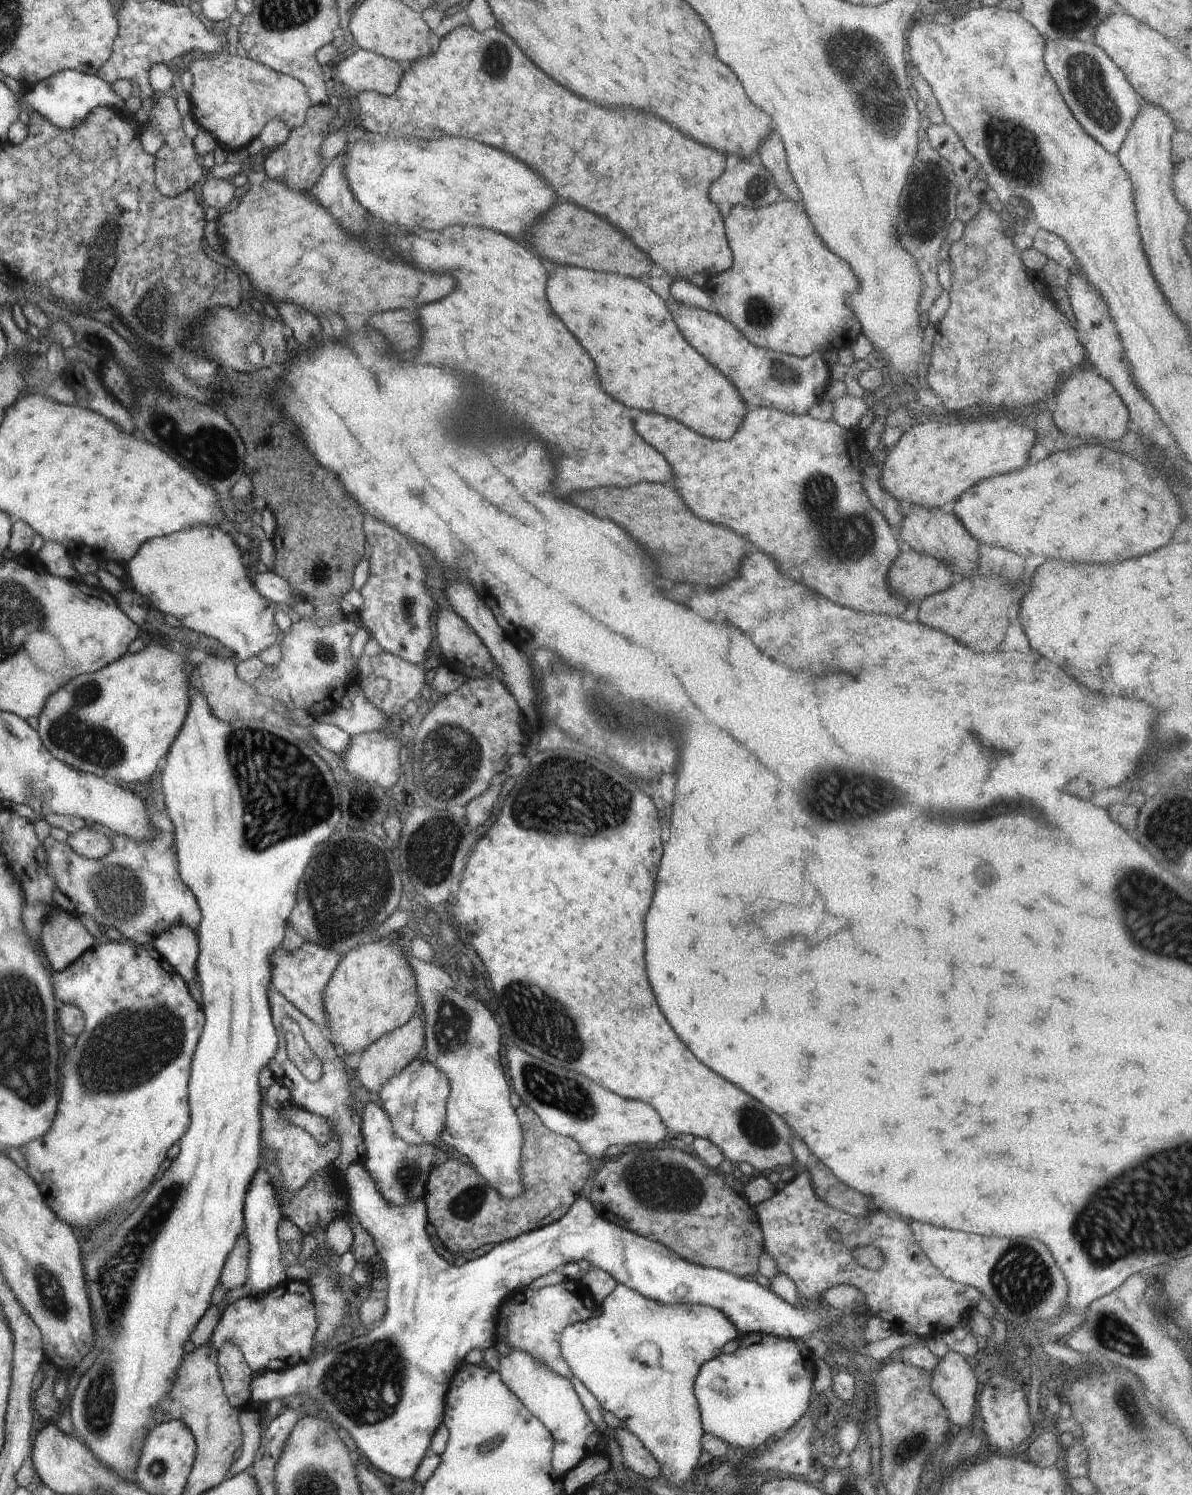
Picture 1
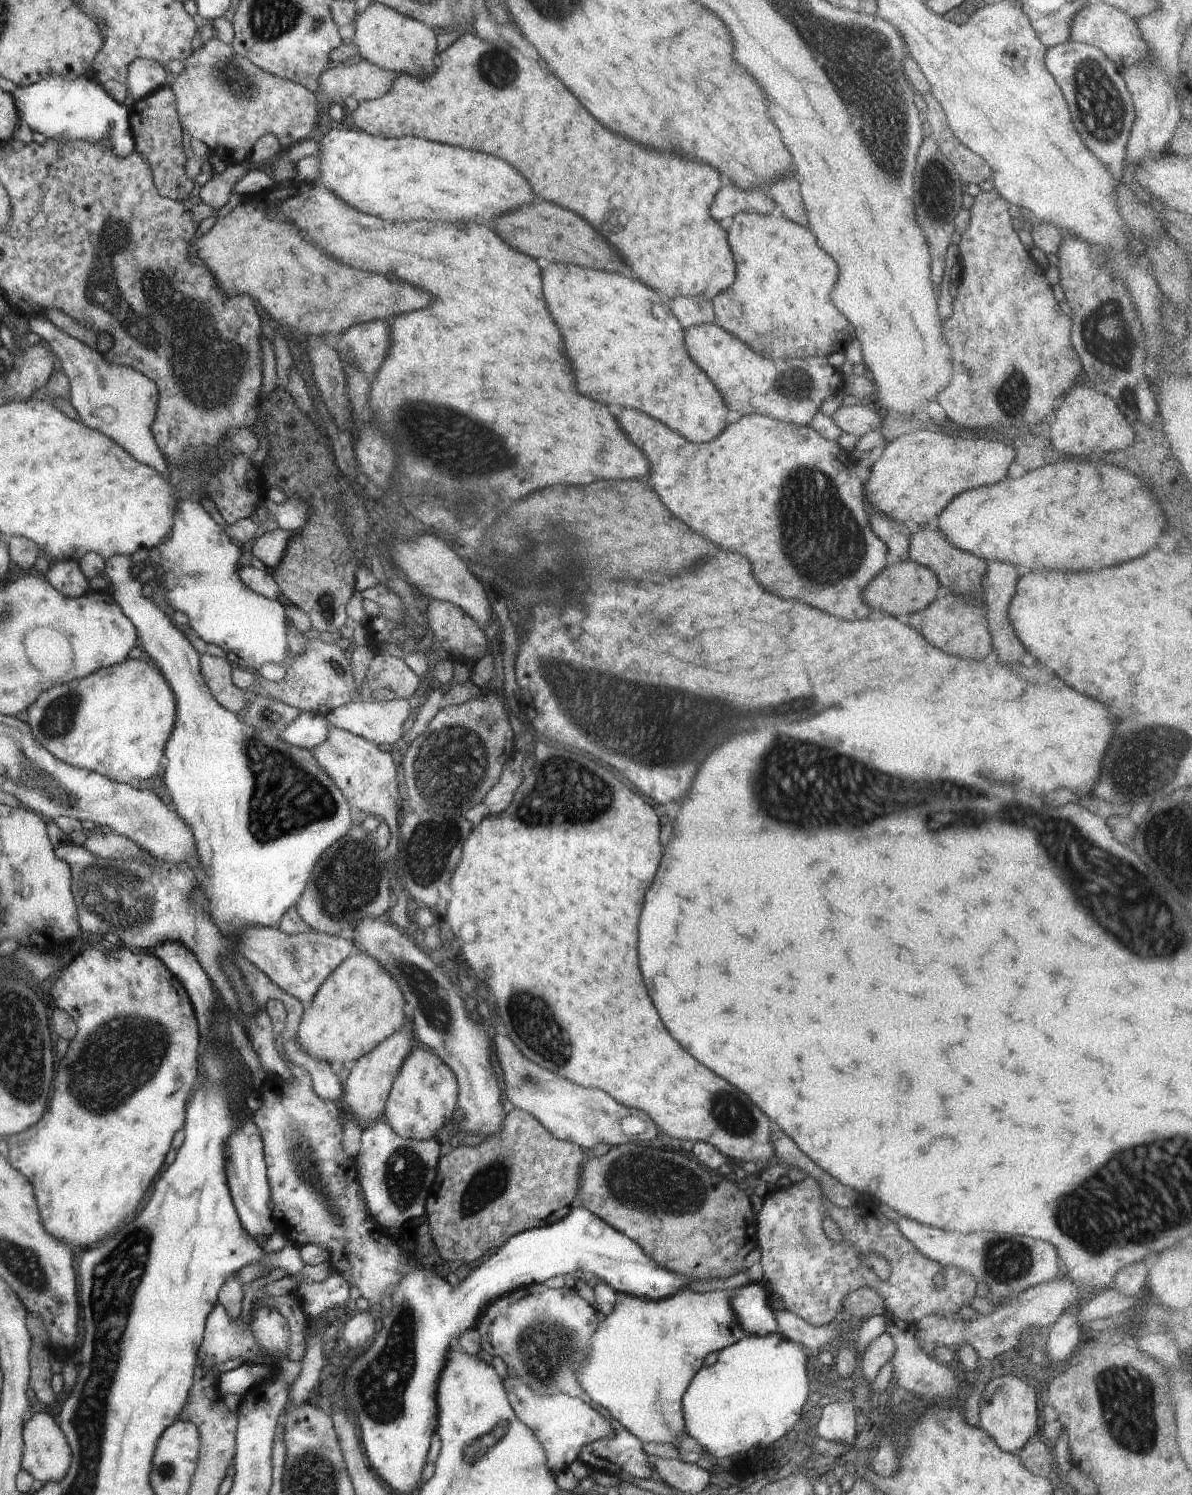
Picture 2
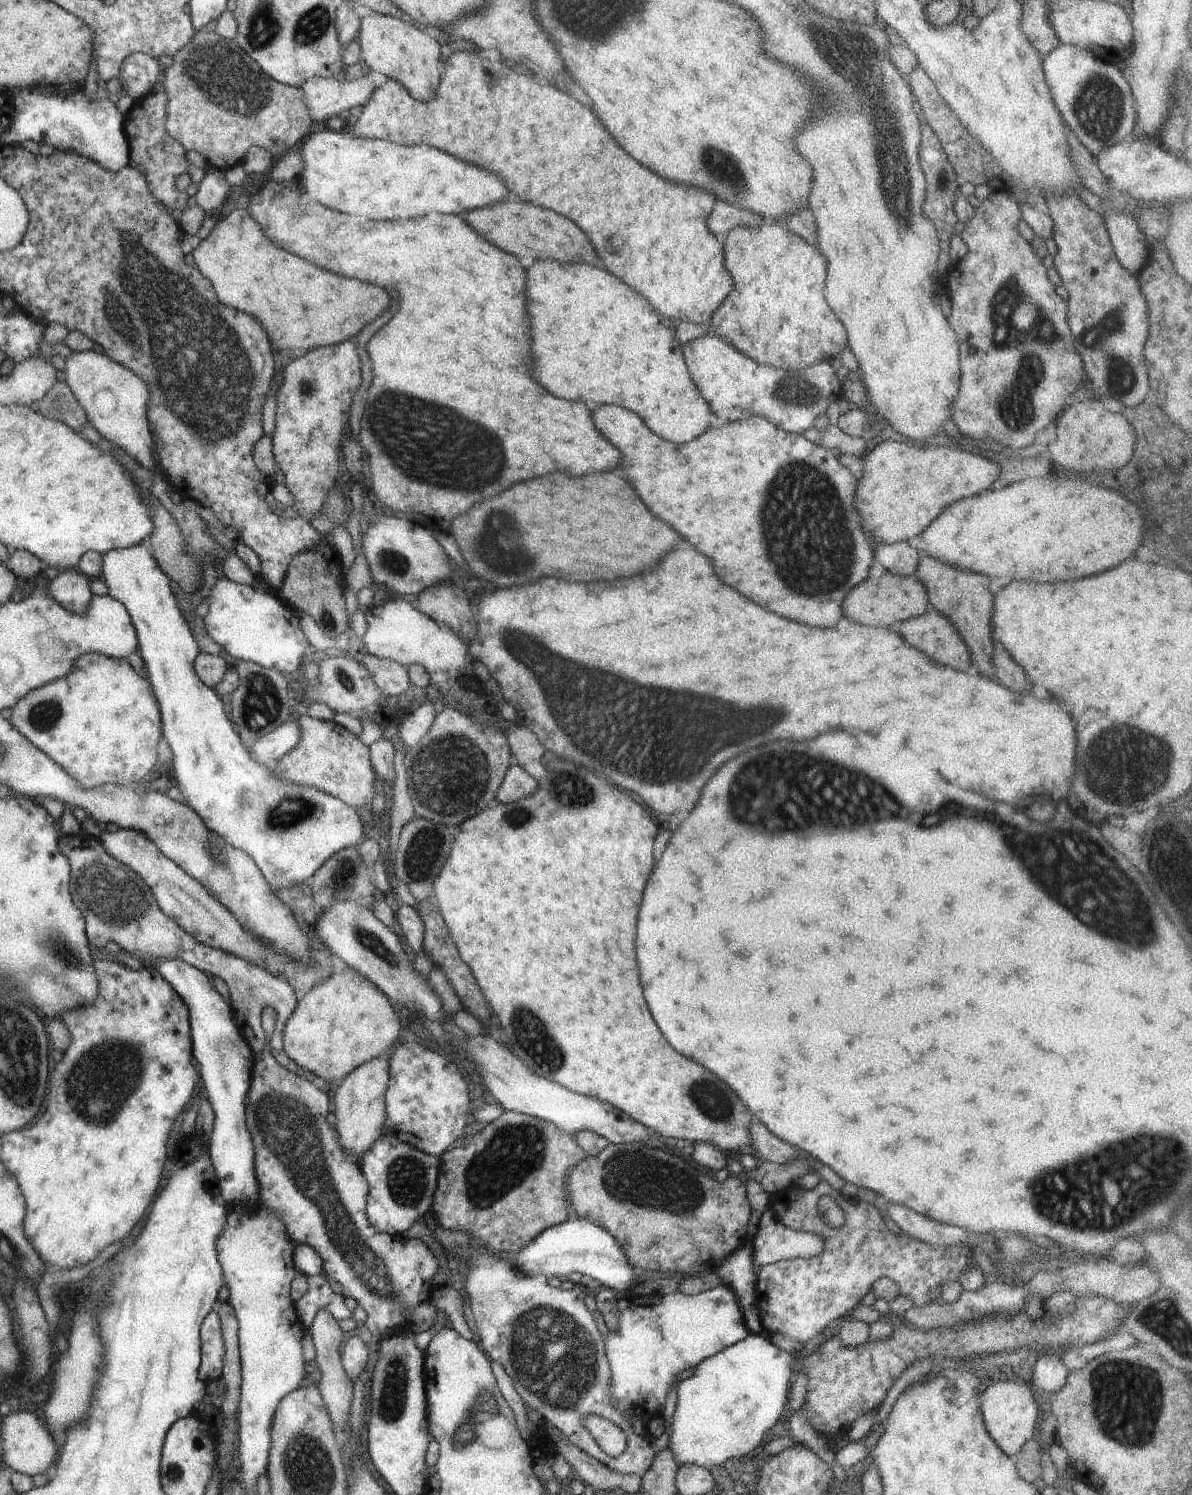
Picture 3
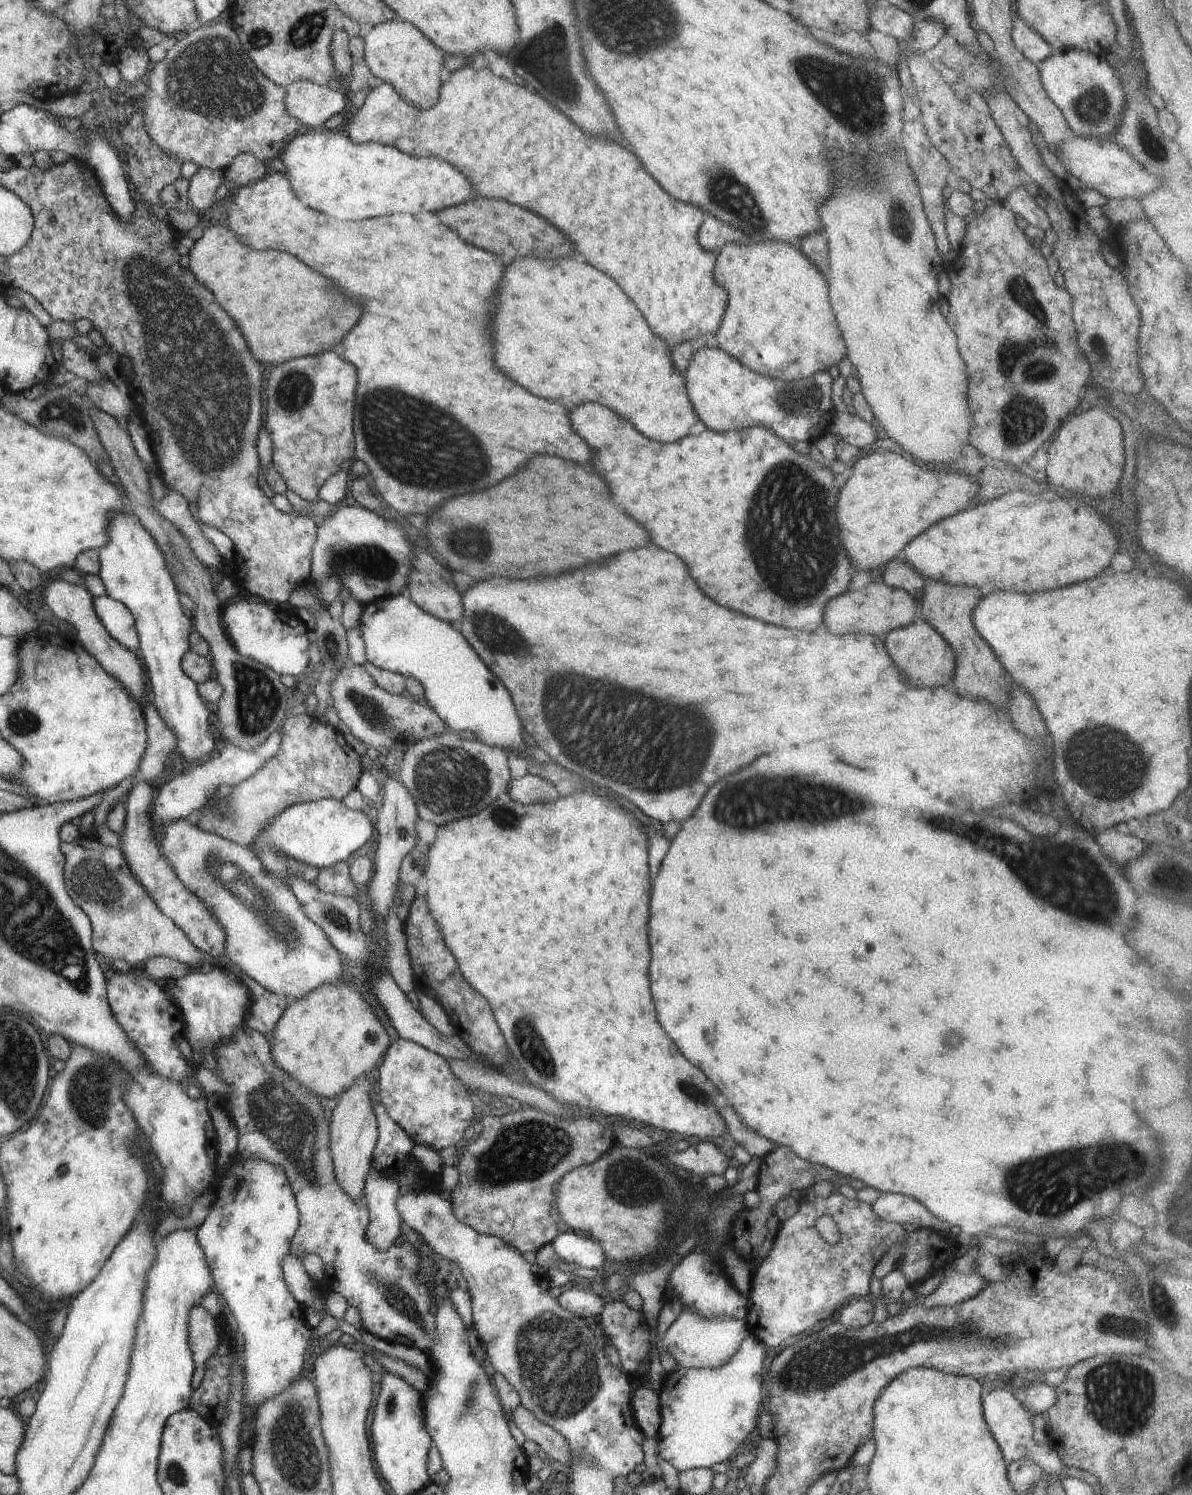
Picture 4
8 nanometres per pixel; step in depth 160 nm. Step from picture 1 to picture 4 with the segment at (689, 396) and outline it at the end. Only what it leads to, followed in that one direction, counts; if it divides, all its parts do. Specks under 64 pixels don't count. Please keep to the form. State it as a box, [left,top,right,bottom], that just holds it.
[490,258,698,442]

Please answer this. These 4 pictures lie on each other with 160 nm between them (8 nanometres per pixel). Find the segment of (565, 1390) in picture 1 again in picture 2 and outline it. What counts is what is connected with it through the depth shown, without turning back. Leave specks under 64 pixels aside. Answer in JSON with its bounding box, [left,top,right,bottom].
[503,1375,613,1474]

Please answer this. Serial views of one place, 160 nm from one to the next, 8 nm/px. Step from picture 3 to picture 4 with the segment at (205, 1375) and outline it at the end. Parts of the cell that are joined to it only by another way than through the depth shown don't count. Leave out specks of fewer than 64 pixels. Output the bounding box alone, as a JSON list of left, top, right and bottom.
[188,1305,218,1389]

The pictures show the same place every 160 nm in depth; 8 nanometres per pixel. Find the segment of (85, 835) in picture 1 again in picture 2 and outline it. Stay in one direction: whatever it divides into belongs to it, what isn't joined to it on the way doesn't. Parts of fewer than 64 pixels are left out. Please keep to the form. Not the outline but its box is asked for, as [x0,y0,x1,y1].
[82,831,150,859]

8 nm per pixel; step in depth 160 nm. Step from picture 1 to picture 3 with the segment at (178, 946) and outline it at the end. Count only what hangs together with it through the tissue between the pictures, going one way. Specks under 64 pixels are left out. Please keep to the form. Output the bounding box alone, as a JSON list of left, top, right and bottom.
[157,959,262,1207]

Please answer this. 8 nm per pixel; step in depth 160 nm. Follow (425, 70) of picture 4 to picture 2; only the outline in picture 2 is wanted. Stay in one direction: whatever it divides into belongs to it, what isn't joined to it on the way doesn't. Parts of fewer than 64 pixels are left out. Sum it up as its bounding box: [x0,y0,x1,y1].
[353,3,437,79]

